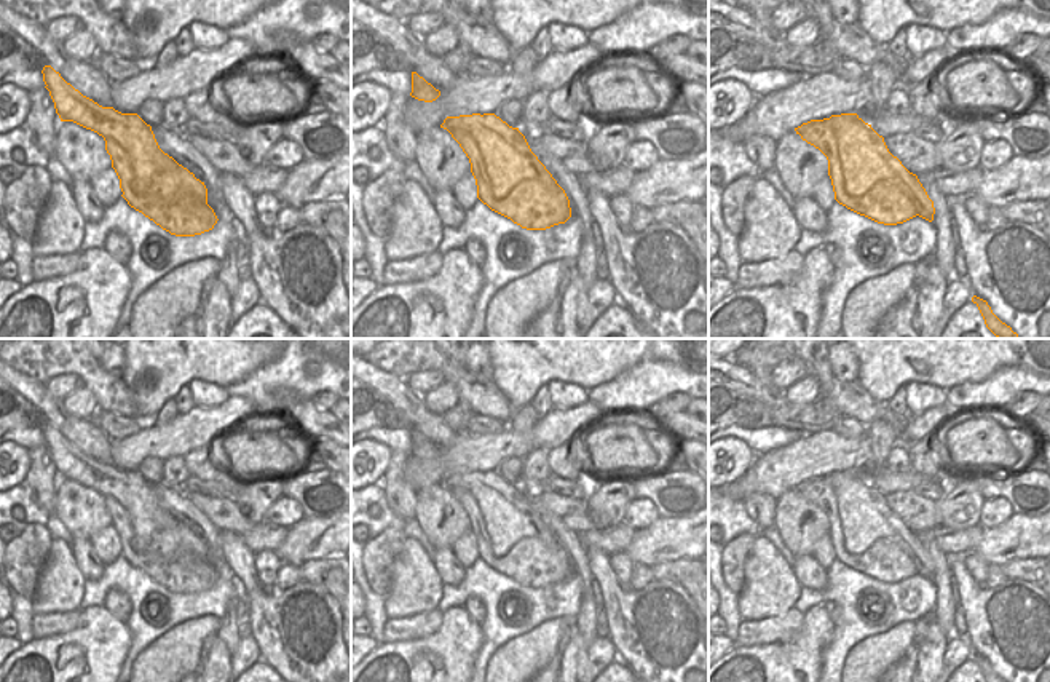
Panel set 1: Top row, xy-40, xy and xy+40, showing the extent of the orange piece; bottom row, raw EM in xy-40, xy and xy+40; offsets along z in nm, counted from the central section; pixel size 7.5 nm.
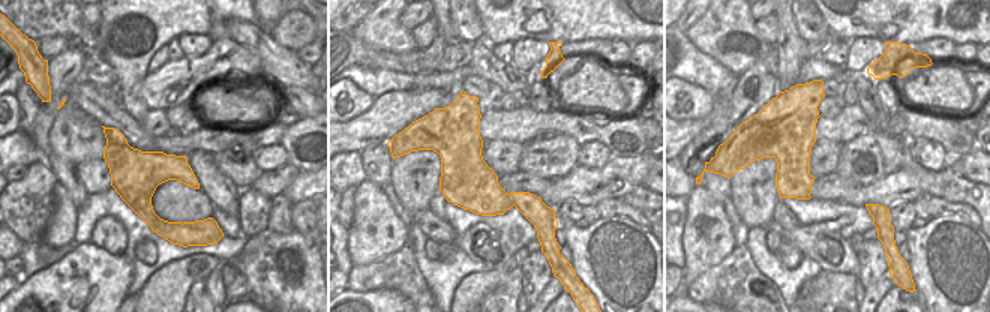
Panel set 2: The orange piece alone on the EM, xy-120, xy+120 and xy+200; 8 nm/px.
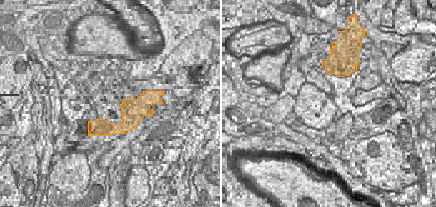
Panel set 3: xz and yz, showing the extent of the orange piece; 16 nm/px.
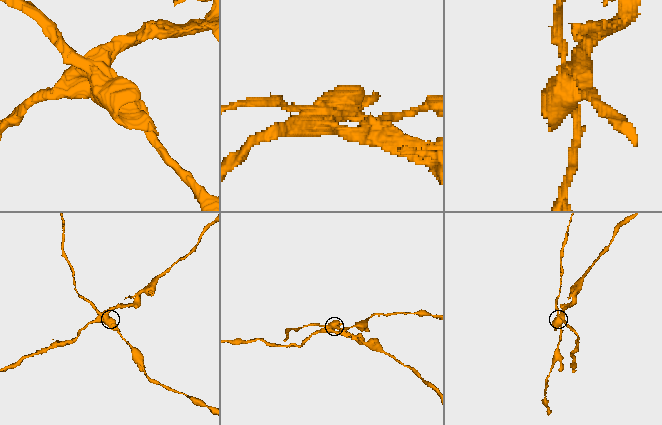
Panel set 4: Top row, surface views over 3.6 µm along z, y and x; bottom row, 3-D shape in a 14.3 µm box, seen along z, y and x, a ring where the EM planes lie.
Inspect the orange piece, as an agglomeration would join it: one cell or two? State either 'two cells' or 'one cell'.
two cells

